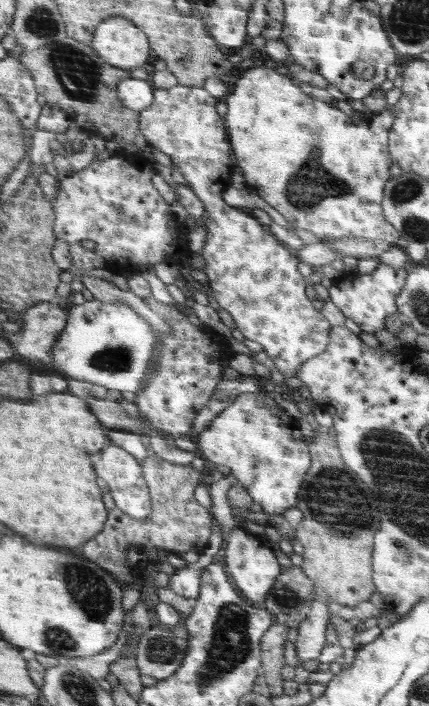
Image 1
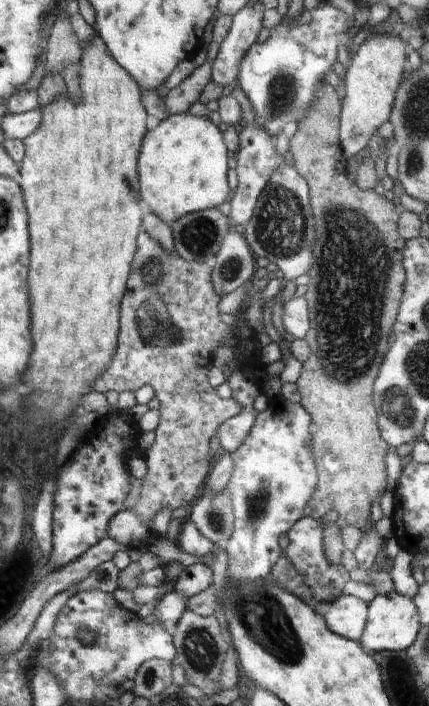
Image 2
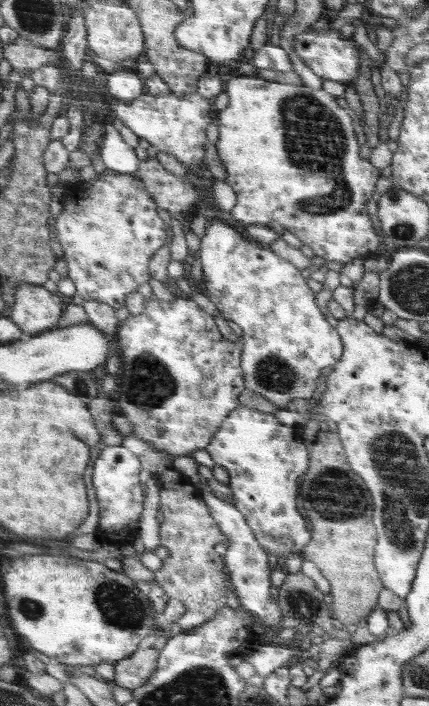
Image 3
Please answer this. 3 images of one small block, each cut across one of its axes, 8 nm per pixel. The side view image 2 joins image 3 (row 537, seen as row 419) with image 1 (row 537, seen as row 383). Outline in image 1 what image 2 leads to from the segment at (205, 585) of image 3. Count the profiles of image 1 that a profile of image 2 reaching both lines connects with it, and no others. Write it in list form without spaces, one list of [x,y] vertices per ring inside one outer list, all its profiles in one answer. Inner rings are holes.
[[[148,454],[142,462],[144,464],[144,478],[148,481],[151,498],[152,513],[145,519],[133,519],[118,507],[110,510],[110,516],[104,532],[94,540],[89,541],[82,549],[86,557],[92,558],[101,567],[109,570],[126,587],[140,584],[142,586],[142,567],[135,569],[128,561],[128,549],[136,548],[143,552],[145,542],[150,542],[156,549],[168,551],[169,554],[181,555],[194,551],[199,555],[208,544],[206,534],[206,512],[200,508],[194,496],[196,486],[206,480],[204,471],[198,471],[192,465],[170,464],[156,454]]]

